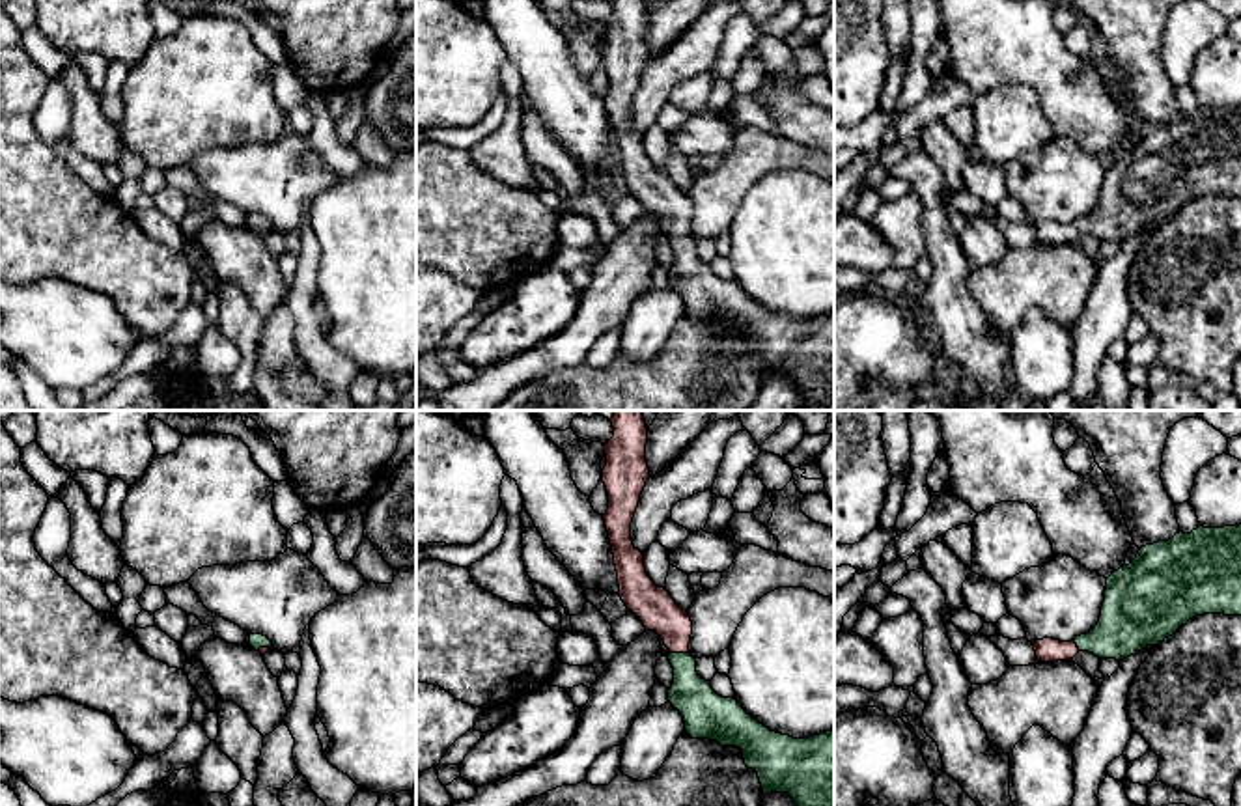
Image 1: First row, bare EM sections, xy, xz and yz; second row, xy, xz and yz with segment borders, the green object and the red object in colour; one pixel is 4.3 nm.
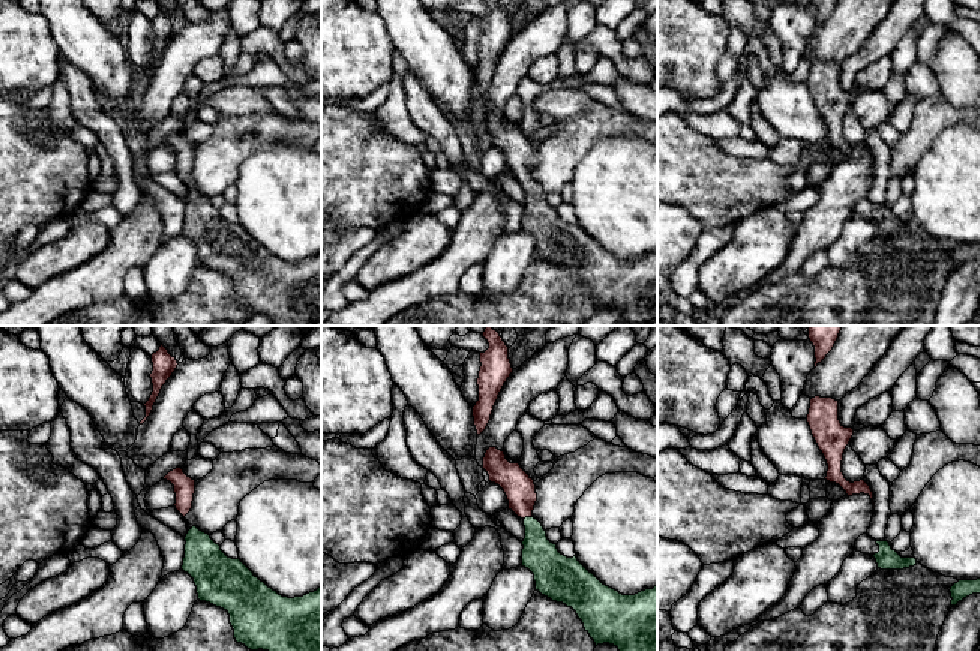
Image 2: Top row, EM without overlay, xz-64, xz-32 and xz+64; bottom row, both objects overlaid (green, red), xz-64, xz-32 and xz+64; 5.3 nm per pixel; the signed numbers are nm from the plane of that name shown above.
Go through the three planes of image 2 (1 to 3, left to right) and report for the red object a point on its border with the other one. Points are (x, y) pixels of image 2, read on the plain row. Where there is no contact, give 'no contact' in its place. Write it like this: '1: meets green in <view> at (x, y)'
1: no contact
2: meets green in xz-32 at (527, 182)
3: no contact

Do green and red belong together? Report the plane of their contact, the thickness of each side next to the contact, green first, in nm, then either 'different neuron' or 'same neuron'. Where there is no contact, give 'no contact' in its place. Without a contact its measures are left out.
meets green in xz; 180 nm thick on the green side, 170 nm on the other; same neuron

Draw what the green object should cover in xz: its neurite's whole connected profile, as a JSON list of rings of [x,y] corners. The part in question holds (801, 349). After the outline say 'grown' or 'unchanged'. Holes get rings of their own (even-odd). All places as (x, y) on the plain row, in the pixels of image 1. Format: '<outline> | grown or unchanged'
[[[610,0],[614,19],[603,26],[607,49],[603,65],[608,75],[608,91],[603,97],[605,110],[612,127],[614,147],[618,153],[620,179],[627,192],[636,196],[646,213],[655,213],[670,231],[668,243],[674,250],[674,265],[668,271],[668,284],[677,291],[685,304],[685,313],[692,321],[717,323],[720,328],[737,328],[748,351],[758,354],[763,377],[788,375],[801,394],[802,407],[816,409],[834,401],[834,312],[793,321],[771,313],[752,300],[735,280],[718,278],[709,263],[696,254],[696,241],[689,233],[692,203],[664,170],[657,170],[644,149],[644,136],[631,123],[631,104],[640,84],[640,76],[649,62],[646,43],[648,9],[644,0]]] | grown

